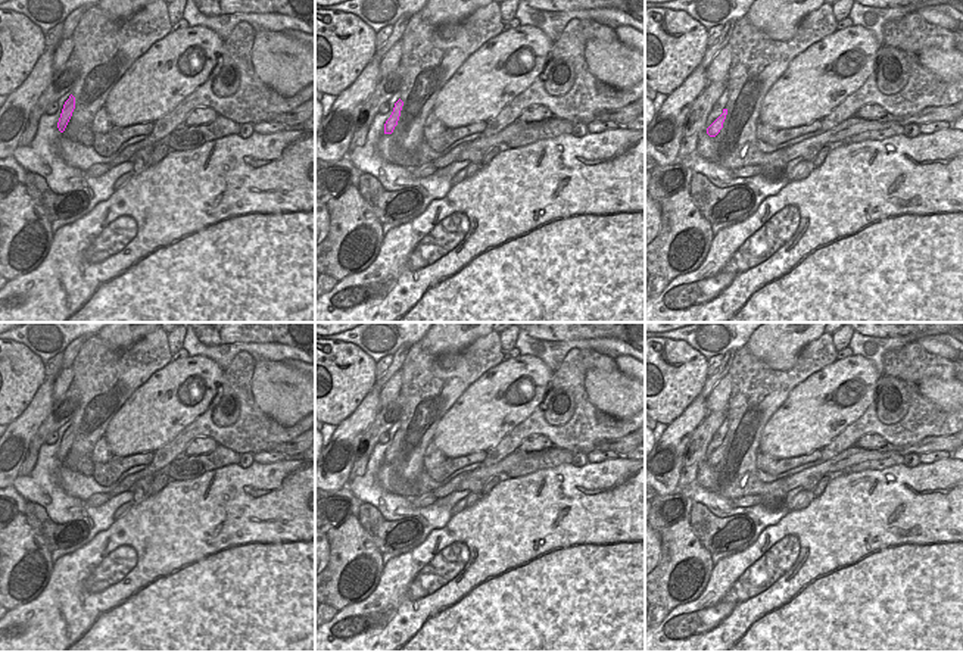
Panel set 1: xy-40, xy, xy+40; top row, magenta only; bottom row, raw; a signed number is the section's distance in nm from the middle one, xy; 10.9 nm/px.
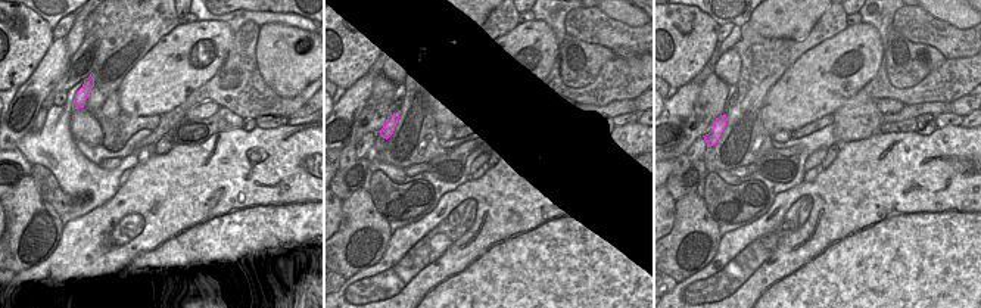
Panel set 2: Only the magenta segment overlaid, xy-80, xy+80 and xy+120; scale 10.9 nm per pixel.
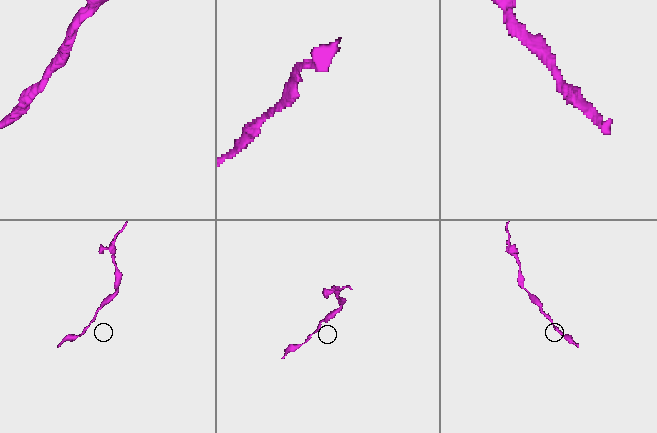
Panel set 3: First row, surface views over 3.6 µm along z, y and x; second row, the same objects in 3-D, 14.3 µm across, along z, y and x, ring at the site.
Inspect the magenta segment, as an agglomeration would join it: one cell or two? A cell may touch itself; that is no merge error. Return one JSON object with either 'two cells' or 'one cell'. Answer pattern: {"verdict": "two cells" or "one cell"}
{"verdict": "one cell"}

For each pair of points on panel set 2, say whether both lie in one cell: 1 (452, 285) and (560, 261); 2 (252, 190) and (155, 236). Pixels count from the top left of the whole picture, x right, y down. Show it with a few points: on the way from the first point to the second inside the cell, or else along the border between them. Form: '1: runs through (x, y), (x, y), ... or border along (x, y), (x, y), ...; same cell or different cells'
1: runs through (479, 285), (533, 285); same cell
2: runs through (229, 210), (208, 214), (178, 229); same cell

